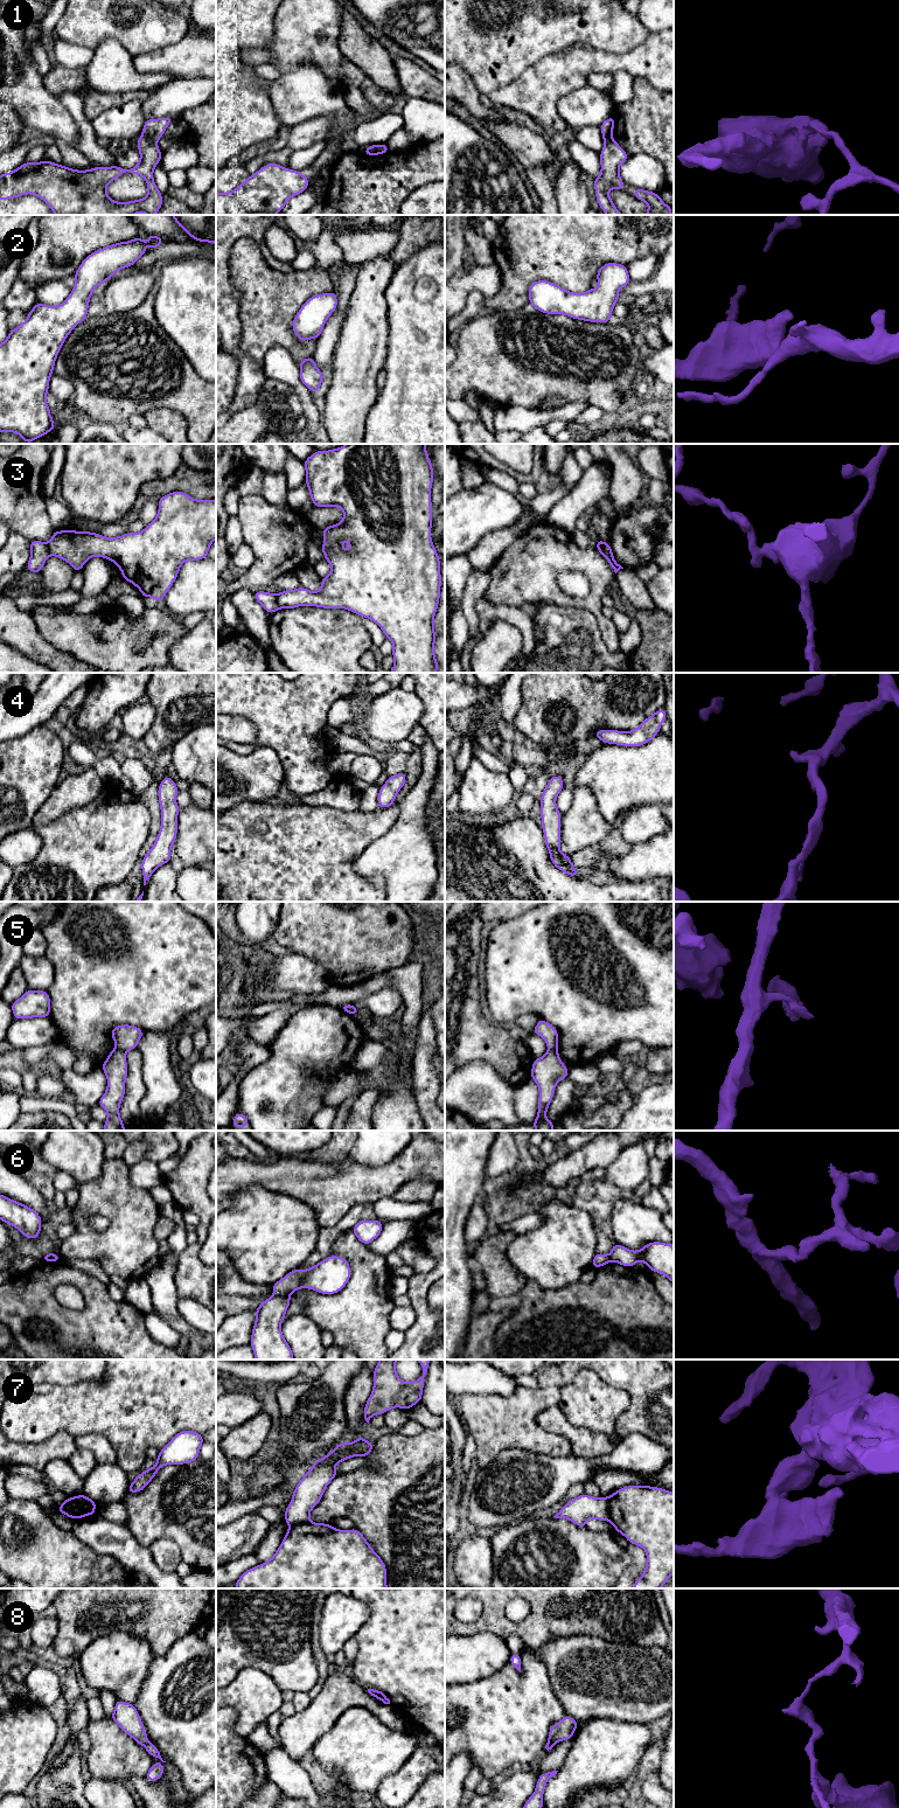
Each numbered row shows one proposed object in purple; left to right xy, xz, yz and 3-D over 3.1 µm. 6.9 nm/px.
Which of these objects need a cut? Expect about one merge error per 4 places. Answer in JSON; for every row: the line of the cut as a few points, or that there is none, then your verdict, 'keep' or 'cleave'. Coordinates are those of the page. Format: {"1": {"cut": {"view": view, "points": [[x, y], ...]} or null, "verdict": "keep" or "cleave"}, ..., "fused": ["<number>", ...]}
{"1": {"cut": {"view": "xy", "points": [[143, 136], [155, 141]]}, "verdict": "cleave"}, "2": {"cut": null, "verdict": "keep"}, "3": {"cut": {"view": "xz", "points": [[276, 595], [279, 607]]}, "verdict": "cleave"}, "4": {"cut": null, "verdict": "keep"}, "5": {"cut": {"view": "xy", "points": [[117, 1047], [125, 1052]]}, "verdict": "cleave"}, "6": {"cut": {"view": "xz", "points": [[274, 1293], [287, 1297]]}, "verdict": "cleave"}, "7": {"cut": {"view": "xy", "points": [[69, 1497], [75, 1517]]}, "verdict": "cleave"}, "8": {"cut": {"view": "xy", "points": [[147, 1742], [144, 1745]]}, "verdict": "cleave"}, "fused": ["1", "3", "5", "6", "7", "8"]}

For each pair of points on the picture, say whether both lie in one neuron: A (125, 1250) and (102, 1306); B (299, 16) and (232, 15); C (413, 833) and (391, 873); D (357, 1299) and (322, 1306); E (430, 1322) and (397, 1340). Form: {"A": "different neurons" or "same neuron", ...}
{"A": "different neurons", "B": "different neurons", "C": "same neuron", "D": "same neuron", "E": "different neurons"}

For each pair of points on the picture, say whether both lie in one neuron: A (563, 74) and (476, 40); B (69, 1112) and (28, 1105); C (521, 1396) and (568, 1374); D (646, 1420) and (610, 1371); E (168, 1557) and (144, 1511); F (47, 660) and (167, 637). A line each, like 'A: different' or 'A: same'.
A: different
B: same
C: different
D: same
E: different
F: different

